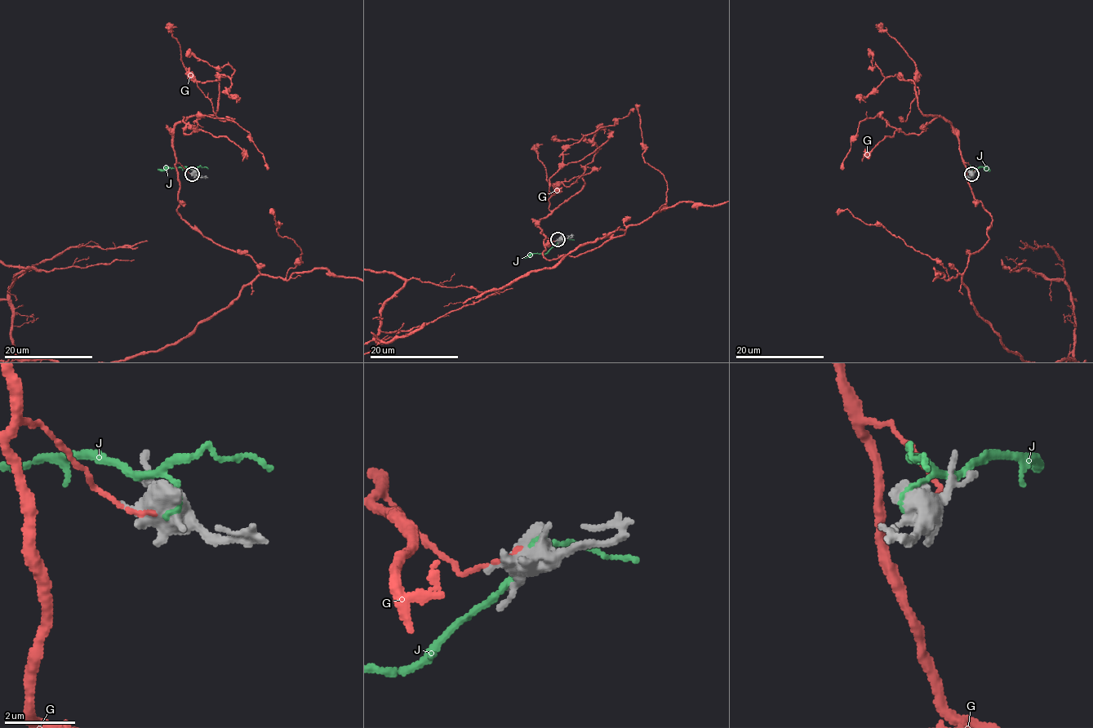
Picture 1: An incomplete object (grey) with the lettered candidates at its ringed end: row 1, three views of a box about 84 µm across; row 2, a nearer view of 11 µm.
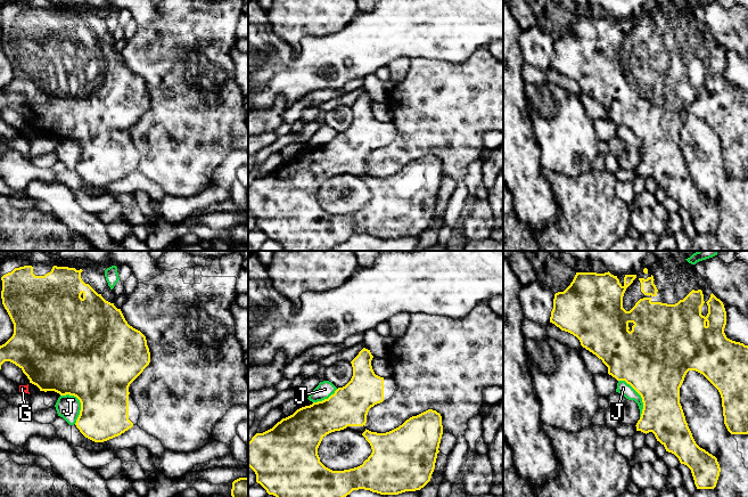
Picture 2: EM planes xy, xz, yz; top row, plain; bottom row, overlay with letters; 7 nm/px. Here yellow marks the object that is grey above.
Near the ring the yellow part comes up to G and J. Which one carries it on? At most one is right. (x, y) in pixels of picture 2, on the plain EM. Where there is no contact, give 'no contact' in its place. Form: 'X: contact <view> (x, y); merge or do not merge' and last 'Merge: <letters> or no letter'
G: no contact; merge
J: contact yz (640, 139); do not merge
Merge: G

